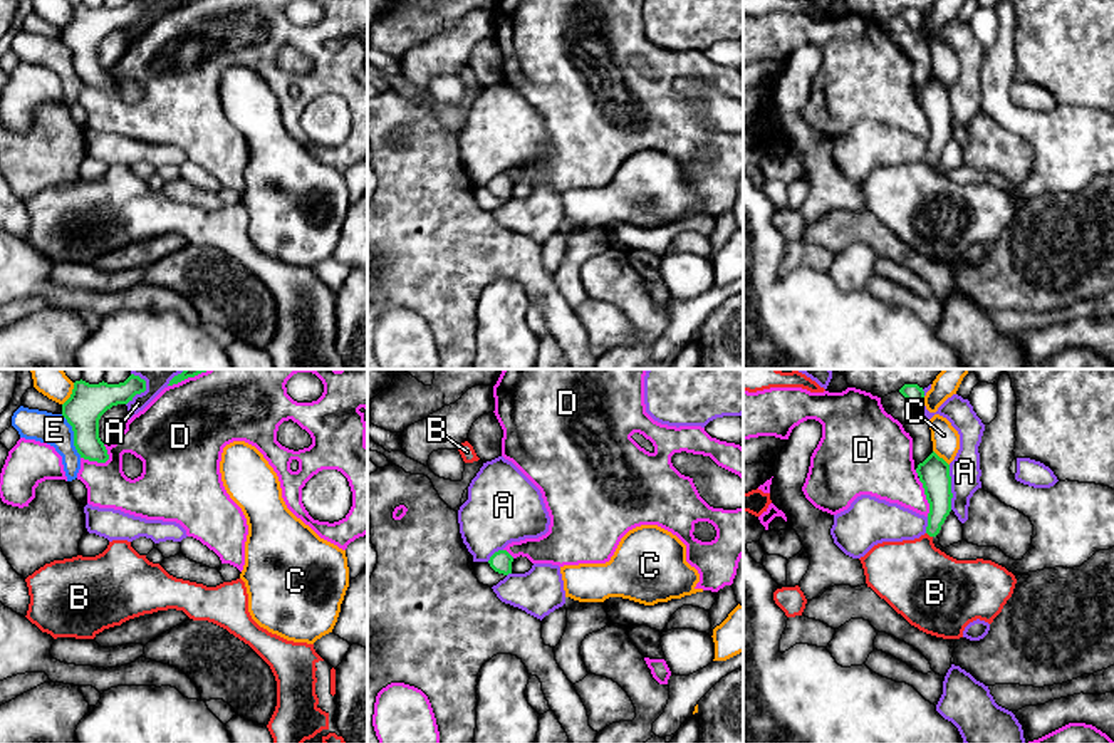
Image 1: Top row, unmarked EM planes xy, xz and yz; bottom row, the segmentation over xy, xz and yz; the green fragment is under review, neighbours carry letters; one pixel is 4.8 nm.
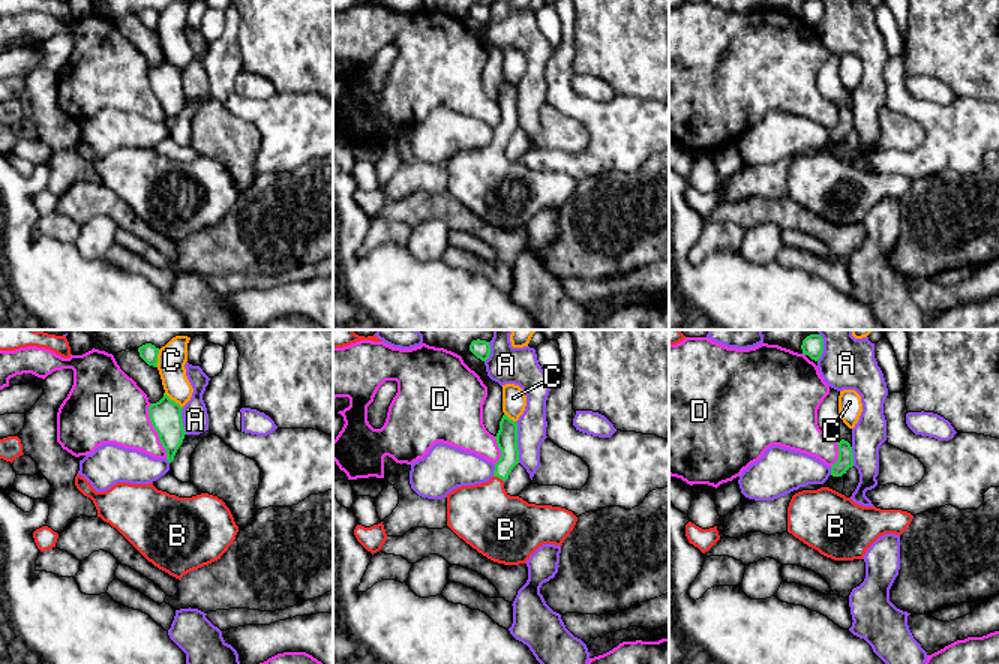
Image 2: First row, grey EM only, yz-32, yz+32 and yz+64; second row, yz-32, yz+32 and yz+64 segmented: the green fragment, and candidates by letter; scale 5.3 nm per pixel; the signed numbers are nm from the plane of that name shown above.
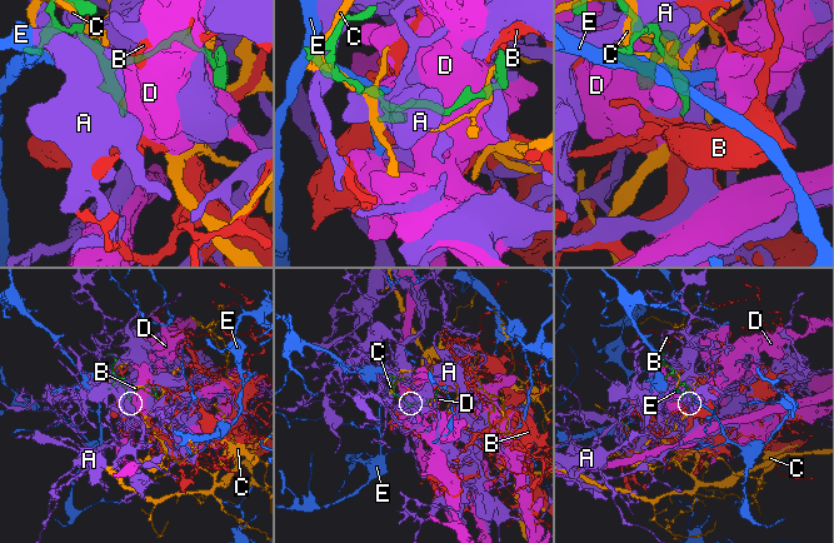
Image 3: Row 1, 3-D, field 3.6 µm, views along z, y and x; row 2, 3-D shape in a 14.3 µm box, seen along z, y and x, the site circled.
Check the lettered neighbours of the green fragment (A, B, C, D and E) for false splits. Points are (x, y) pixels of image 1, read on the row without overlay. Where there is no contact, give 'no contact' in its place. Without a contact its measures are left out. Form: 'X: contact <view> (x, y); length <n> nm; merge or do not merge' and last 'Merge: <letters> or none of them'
A: contact yz (950, 111); length 220 nm; do not merge
B: contact yz (930, 160); length 40 nm; merge
C: contact yz (942, 83); length 110 nm; do not merge
D: contact xy (96, 84); length 140 nm; do not merge
E: contact xy (74, 61); length 220 nm; do not merge
Merge: B

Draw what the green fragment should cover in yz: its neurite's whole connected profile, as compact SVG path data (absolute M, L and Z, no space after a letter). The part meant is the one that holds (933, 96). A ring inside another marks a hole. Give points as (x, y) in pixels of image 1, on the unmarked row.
M933 75L916 97L929 127L926 158L877 168L859 184L867 211L911 250L936 262L960 263L970 247L993 247L1017 203L992 184L956 184L934 171L933 163L951 136L950 89Z

